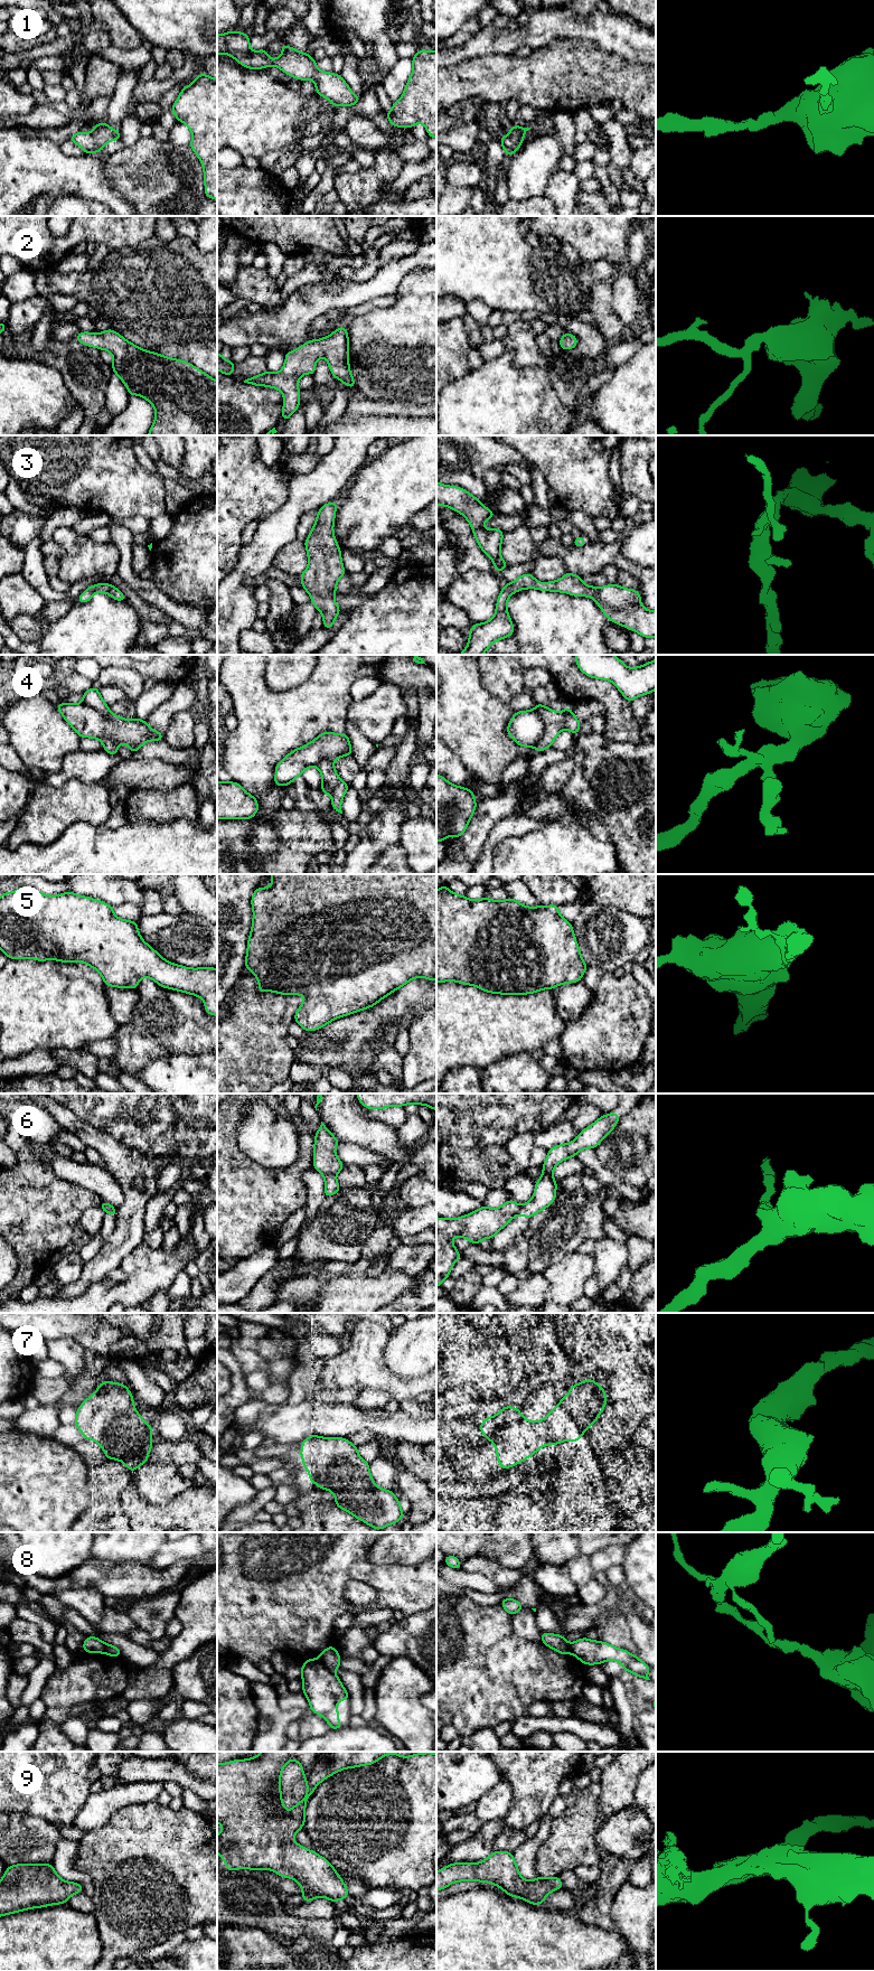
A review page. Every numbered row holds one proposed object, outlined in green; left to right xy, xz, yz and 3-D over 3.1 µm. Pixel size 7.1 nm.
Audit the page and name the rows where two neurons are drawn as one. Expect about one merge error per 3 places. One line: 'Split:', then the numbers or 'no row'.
Split: 4, 6, 8

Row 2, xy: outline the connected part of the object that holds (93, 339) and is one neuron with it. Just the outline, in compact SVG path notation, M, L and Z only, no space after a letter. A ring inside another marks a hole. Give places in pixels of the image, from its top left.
M113 329L98 332L81 331L75 338L81 344L112 354L113 373L121 377L129 396L139 395L156 410L148 435L217 435L217 382L186 360L141 349Z

